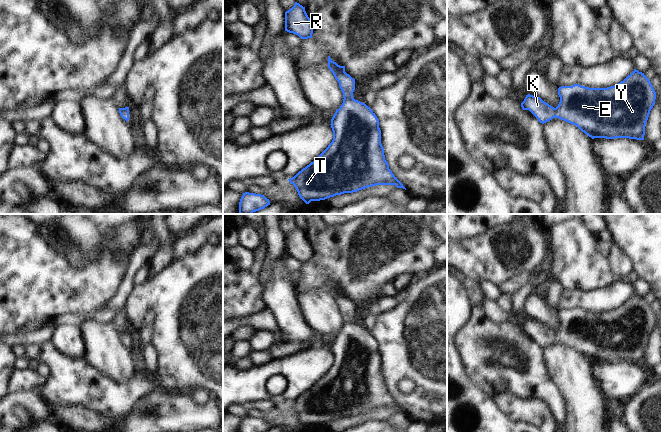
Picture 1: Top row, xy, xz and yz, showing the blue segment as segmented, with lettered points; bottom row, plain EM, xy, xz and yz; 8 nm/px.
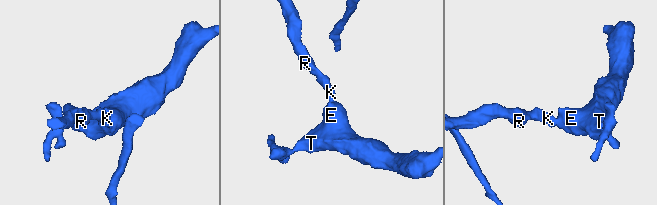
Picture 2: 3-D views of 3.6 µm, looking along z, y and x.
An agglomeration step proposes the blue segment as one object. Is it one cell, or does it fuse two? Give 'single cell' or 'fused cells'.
single cell

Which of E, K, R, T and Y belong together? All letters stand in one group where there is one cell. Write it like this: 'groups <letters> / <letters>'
groups E K R T Y

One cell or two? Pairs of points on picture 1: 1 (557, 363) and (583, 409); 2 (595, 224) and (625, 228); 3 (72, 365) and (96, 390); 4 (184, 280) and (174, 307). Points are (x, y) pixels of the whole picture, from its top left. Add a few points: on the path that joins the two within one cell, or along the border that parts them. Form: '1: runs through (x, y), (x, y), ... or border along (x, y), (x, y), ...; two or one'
1: runs through (568, 374), (576, 382), (583, 398); one
2: border along (605, 224), (607, 227); two
3: runs through (76, 372), (89, 385); one
4: runs through (184, 287), (184, 294), (180, 300); one

